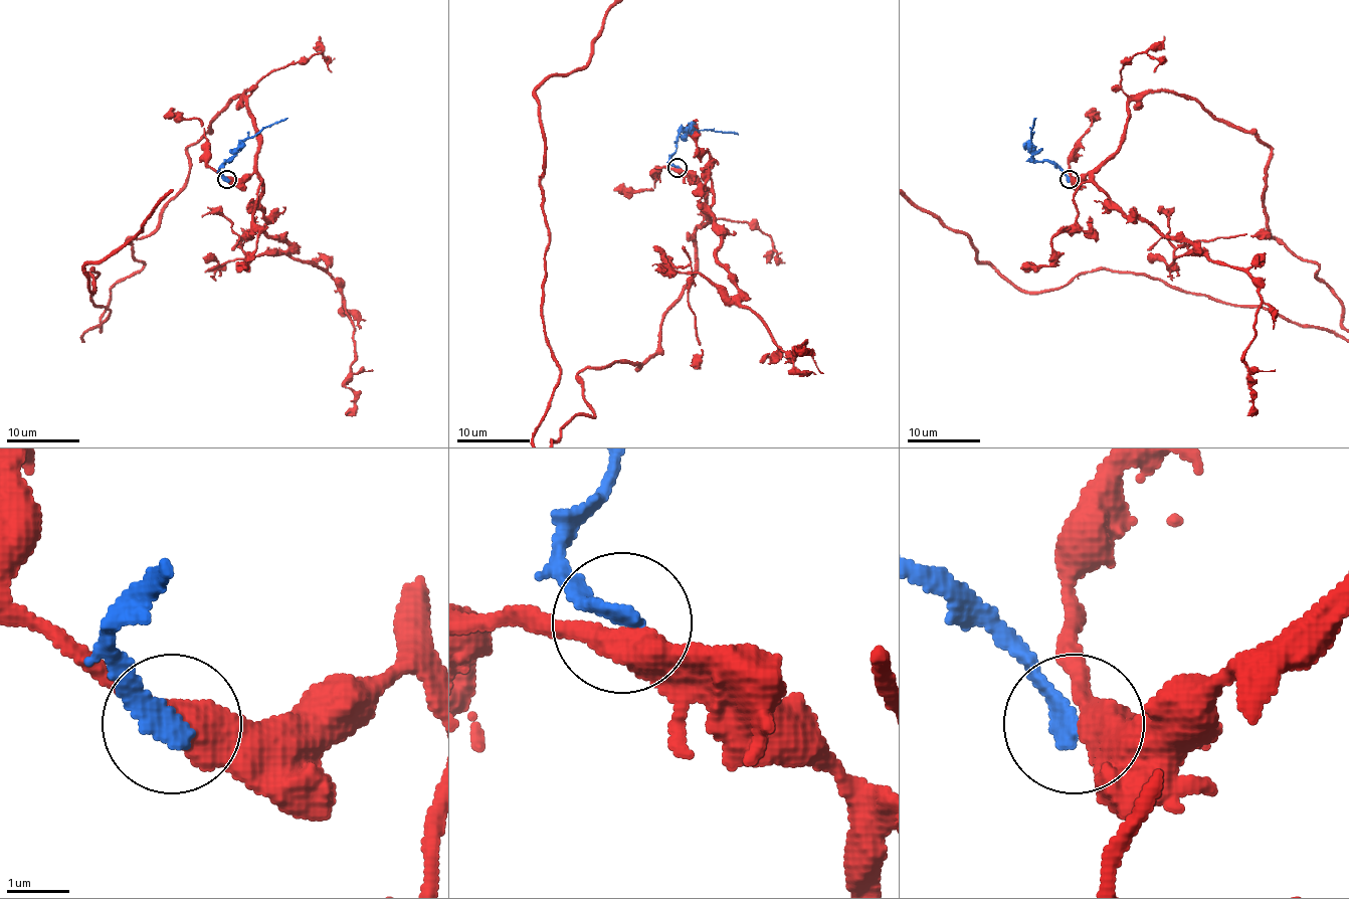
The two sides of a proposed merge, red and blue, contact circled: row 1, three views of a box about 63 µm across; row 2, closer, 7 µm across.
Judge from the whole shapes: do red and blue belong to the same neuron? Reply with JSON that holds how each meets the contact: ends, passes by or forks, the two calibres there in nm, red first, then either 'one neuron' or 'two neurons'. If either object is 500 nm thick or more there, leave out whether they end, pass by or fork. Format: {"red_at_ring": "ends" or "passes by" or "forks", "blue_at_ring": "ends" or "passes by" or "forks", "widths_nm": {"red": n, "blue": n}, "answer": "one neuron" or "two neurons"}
{"widths_nm": {"red": 500, "blue": 280}, "answer": "two neurons"}

